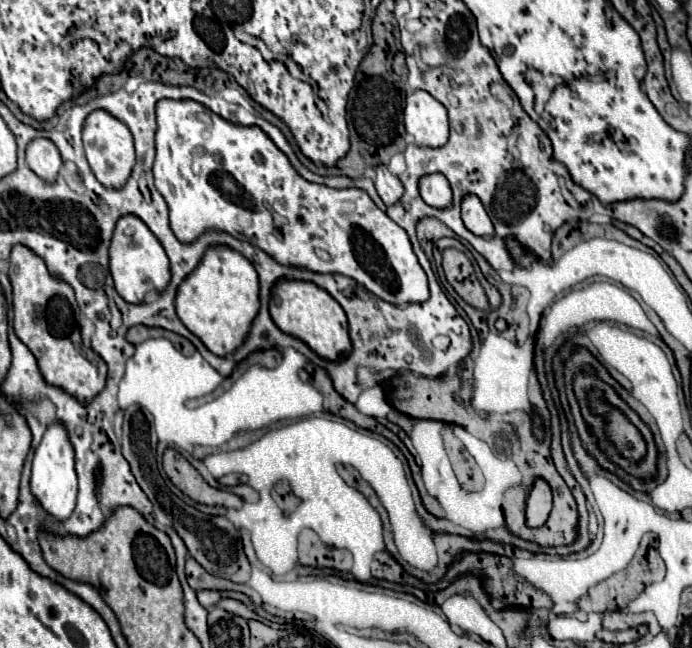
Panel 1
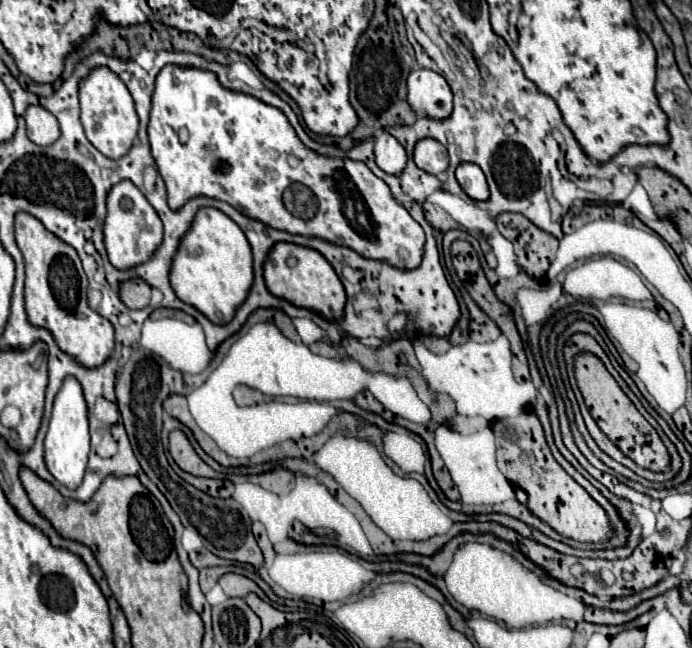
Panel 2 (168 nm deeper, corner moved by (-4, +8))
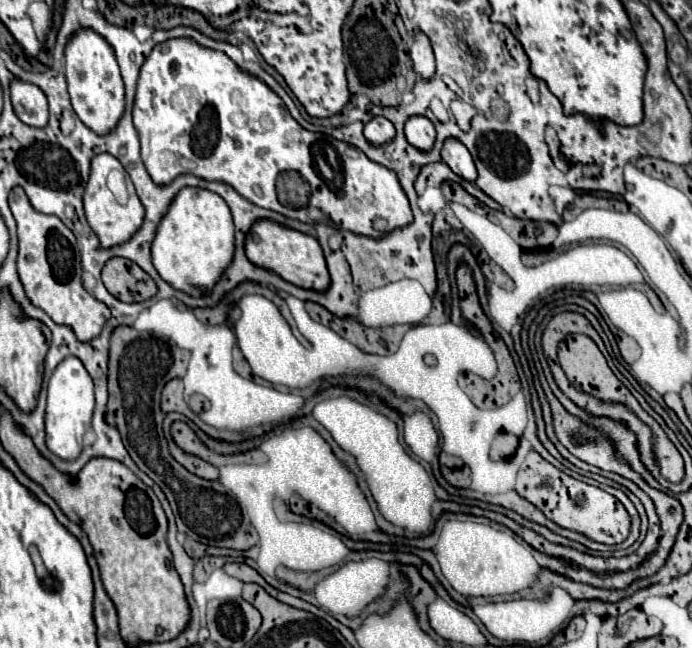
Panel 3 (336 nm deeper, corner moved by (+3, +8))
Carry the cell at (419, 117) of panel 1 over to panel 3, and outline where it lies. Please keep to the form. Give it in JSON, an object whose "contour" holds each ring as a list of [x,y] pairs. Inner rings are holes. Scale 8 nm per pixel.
{"contour":[[[424,34],[414,36],[412,48],[410,48],[410,58],[412,58],[412,64],[414,64],[414,72],[422,80],[428,80],[428,78],[434,76],[434,72],[436,72],[434,54],[432,54],[430,42],[428,42],[428,38]]]}

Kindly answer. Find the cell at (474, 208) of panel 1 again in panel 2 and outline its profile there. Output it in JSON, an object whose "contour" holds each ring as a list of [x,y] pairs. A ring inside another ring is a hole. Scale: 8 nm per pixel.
{"contour":[[[461,162],[457,166],[457,180],[461,184],[461,188],[465,190],[465,194],[473,200],[487,200],[489,198],[489,188],[487,188],[487,180],[483,170],[473,164],[473,162]]]}

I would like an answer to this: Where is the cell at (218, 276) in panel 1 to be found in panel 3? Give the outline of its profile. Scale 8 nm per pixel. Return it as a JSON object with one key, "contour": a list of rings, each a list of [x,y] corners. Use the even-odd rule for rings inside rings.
{"contour":[[[182,188],[158,224],[152,260],[156,272],[172,288],[192,294],[194,298],[198,298],[200,292],[212,292],[234,260],[234,224],[226,202],[208,190]]]}

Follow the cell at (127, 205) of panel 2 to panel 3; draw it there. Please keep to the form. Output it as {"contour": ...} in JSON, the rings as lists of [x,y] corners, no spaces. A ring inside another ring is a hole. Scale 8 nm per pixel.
{"contour":[[[98,154],[94,160],[92,160],[92,174],[90,174],[90,180],[86,184],[86,190],[84,190],[84,210],[86,210],[86,220],[90,224],[90,228],[94,230],[94,234],[98,236],[102,248],[112,248],[112,246],[122,246],[124,242],[128,242],[142,226],[144,222],[144,206],[140,202],[140,198],[136,196],[136,190],[134,190],[134,184],[132,182],[126,182],[126,188],[128,188],[128,196],[126,200],[118,200],[106,186],[106,178],[110,174],[110,170],[120,170],[124,172],[124,168],[120,166],[120,162],[110,156],[110,154]]]}

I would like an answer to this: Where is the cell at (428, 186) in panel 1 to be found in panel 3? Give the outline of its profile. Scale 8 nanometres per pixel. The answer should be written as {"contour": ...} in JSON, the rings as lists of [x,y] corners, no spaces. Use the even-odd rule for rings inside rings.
{"contour":[[[414,116],[406,122],[406,138],[412,146],[416,146],[416,150],[420,152],[428,152],[434,146],[436,140],[436,132],[434,126],[428,118],[422,116]]]}

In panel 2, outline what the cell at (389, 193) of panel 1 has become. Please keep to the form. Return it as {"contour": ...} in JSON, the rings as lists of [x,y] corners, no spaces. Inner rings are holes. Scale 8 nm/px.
{"contour":[[[383,132],[375,140],[375,162],[381,170],[389,174],[399,174],[399,170],[403,170],[403,166],[407,164],[405,148],[397,142],[395,136]]]}

